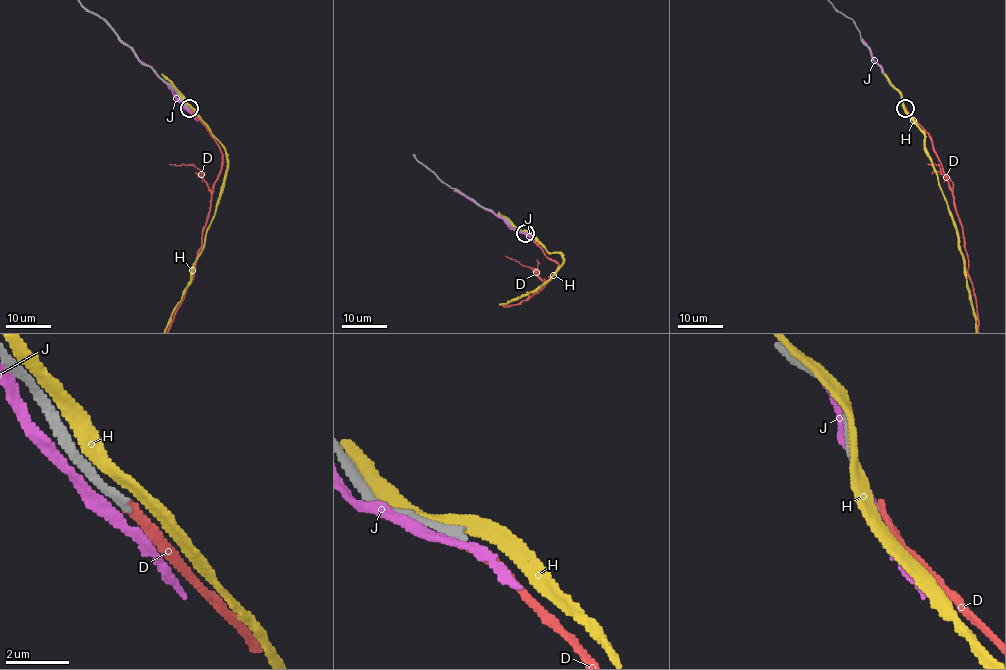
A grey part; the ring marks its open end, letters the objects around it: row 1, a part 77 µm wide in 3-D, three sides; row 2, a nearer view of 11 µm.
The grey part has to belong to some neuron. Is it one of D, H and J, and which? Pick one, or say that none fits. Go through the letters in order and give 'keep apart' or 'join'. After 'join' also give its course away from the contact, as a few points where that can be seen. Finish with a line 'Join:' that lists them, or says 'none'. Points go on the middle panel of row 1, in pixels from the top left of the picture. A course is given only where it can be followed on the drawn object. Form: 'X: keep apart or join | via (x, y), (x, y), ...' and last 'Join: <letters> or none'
D: keep apart
H: keep apart
J: keep apart
Join: none

